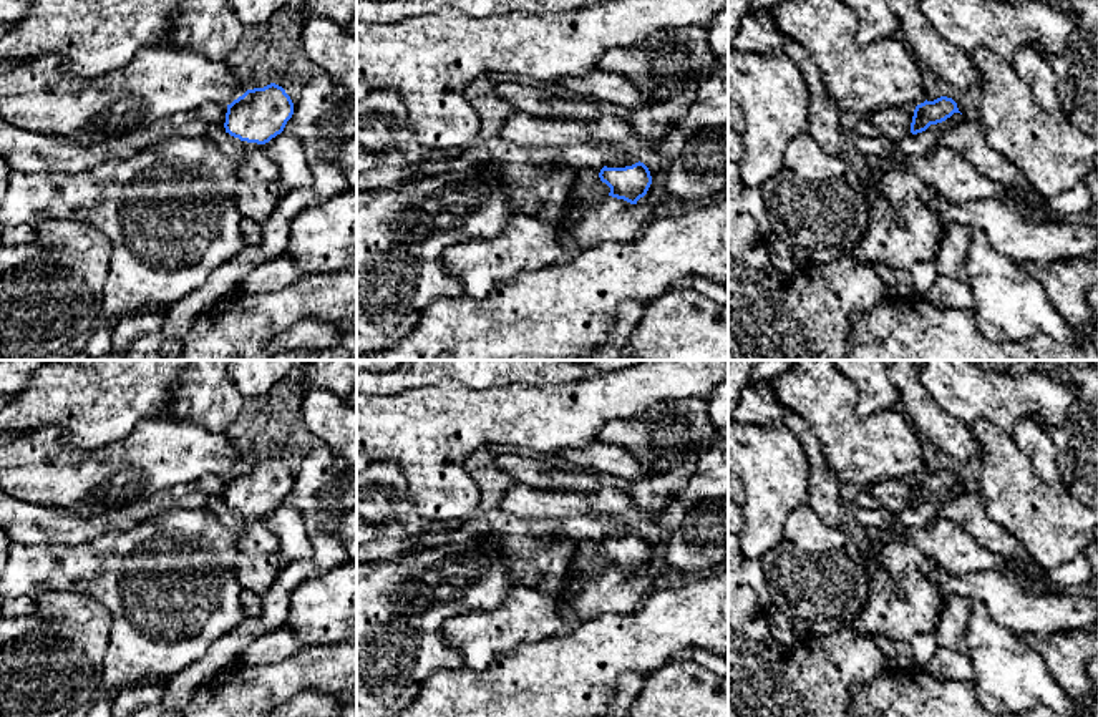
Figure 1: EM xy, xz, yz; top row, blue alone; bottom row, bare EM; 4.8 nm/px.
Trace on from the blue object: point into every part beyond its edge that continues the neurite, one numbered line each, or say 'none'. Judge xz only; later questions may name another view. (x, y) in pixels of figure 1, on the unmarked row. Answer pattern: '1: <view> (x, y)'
1: xz (616, 531)

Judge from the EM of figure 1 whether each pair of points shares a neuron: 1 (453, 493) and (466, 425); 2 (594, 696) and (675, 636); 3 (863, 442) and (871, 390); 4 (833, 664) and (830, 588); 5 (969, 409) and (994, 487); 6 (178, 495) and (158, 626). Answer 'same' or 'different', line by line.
1: same
2: same
3: different
4: different
5: different
6: different

